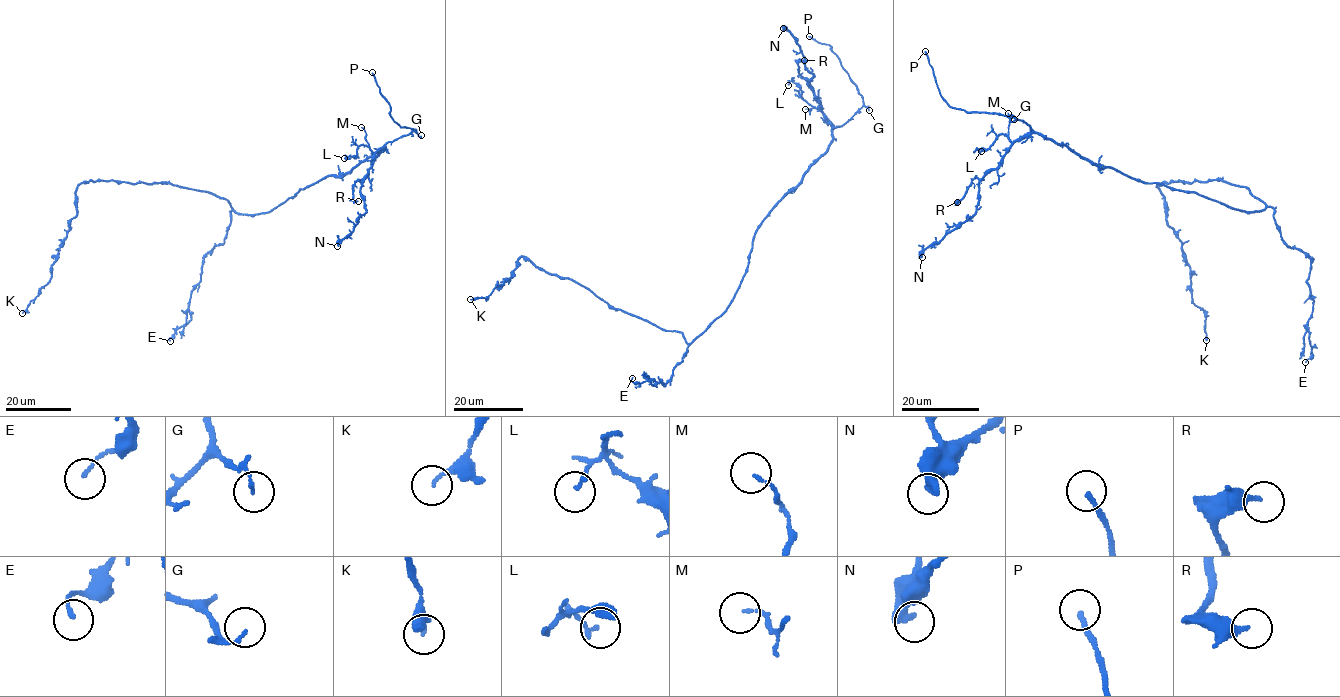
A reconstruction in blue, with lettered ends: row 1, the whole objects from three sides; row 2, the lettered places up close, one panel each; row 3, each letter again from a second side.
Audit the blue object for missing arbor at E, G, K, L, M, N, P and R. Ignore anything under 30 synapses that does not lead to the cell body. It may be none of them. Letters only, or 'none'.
P

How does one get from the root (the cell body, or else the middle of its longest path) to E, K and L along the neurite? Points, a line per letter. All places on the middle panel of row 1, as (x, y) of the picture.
E: (721, 314), (687, 348), (665, 384), (661, 379), (654, 385), (651, 383), (652, 380), (635, 383), (632, 378)
K: (721, 314), (688, 343), (680, 331), (612, 308), (523, 257), (488, 297), (470, 299)
L: (721, 314), (745, 273), (757, 226), (832, 139), (830, 122), (805, 101), (795, 83), (788, 85)

